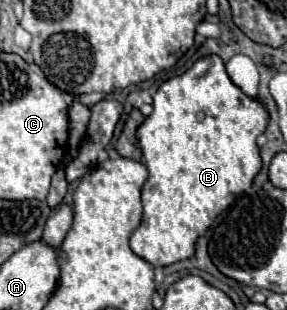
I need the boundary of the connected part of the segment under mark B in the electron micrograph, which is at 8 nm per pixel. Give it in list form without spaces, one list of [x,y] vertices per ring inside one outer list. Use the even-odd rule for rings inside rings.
[[[218,55],[196,61],[184,75],[172,77],[160,85],[154,95],[154,111],[138,129],[138,143],[144,153],[144,163],[150,171],[142,187],[144,215],[142,223],[130,237],[130,249],[148,261],[152,267],[166,267],[182,259],[194,257],[196,241],[202,237],[214,219],[245,194],[254,177],[262,169],[256,137],[268,125],[268,111],[256,99],[246,97],[228,77]]]

